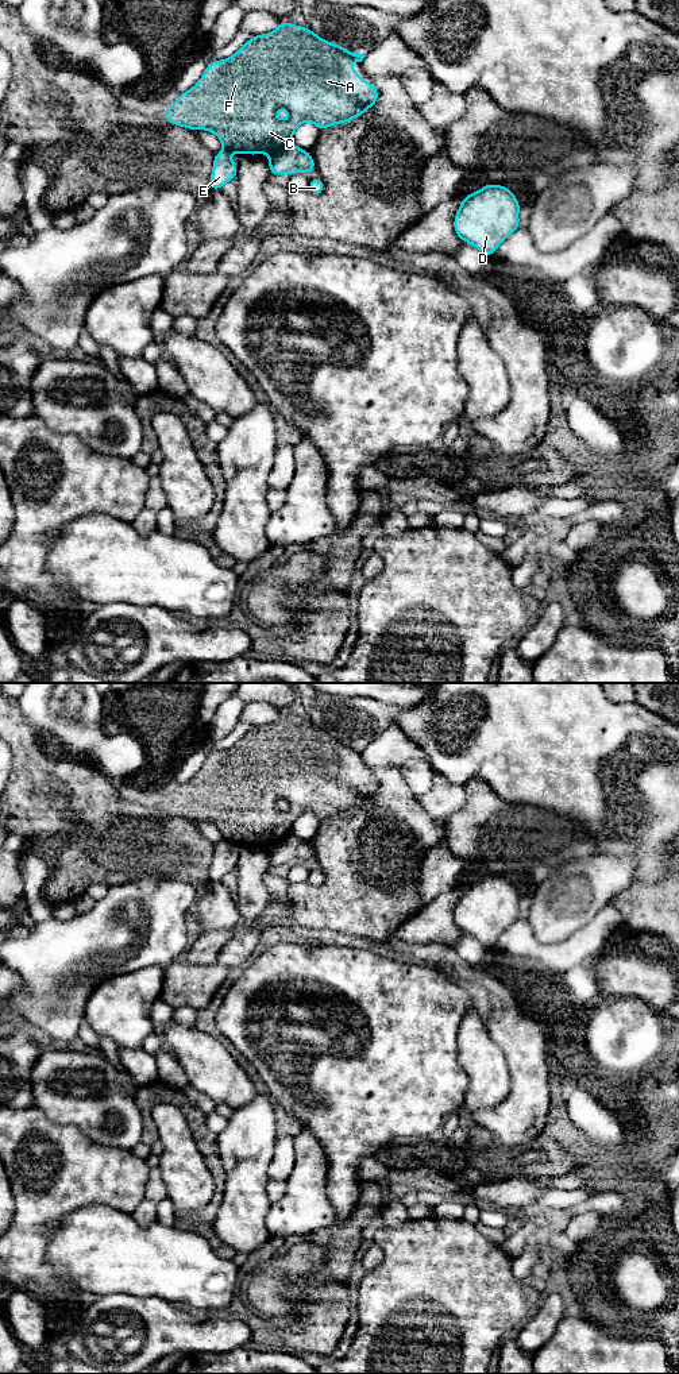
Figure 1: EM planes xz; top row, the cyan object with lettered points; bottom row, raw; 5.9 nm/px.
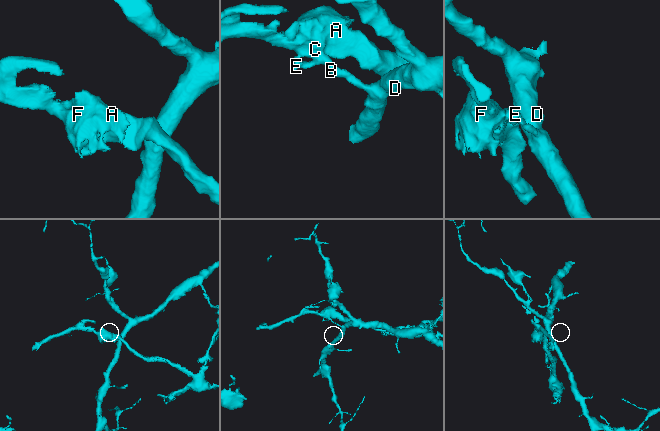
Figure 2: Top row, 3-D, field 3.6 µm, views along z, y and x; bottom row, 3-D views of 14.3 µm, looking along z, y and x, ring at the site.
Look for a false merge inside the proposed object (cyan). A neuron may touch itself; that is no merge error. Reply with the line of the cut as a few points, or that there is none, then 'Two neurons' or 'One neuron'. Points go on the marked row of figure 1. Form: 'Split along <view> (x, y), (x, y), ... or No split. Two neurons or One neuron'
Split along xz (289, 142), (269, 155). Two neurons

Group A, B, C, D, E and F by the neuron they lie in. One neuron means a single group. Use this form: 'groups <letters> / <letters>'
groups A C F / B D E

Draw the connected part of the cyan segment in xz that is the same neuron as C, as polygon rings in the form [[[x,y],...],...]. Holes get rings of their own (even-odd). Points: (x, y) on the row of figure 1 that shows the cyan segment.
[[[281,19],[275,31],[254,35],[232,57],[209,62],[197,84],[182,92],[162,116],[180,127],[213,132],[227,151],[271,155],[292,142],[301,123],[313,121],[321,132],[366,113],[379,100],[374,84],[351,69],[352,62],[364,57]],[[279,108],[289,111],[288,120],[275,119]]]

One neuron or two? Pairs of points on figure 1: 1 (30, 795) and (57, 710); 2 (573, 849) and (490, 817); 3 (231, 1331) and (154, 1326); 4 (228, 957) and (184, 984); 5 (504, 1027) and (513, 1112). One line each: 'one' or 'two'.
1: two
2: one
3: one
4: two
5: one

